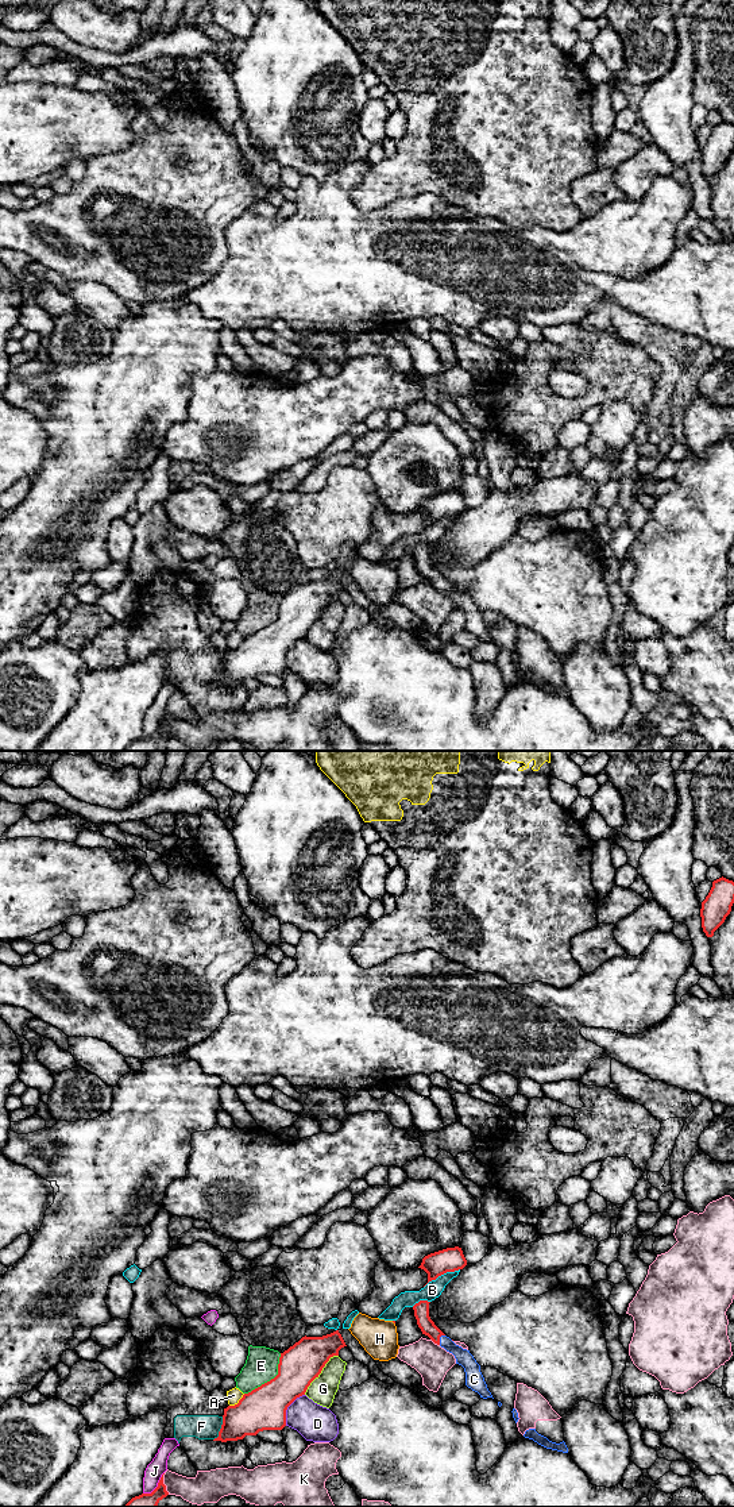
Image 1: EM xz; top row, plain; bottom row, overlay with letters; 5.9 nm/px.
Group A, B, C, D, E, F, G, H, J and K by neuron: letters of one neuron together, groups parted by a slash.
A / B / C / D / E / F / G / H / J / K

